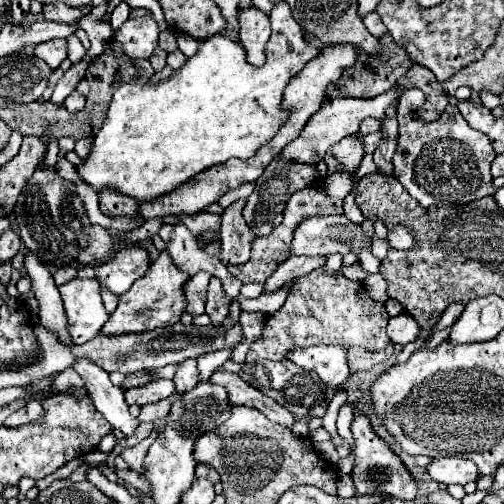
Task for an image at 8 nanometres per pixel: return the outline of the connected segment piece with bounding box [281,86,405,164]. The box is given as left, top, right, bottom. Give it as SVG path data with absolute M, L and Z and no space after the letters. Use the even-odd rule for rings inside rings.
M391 88L389 92L385 94L379 94L375 98L335 98L331 102L325 102L319 112L315 112L309 122L305 124L303 132L291 142L287 144L287 148L283 148L283 156L285 158L291 158L291 160L299 160L299 162L305 162L305 164L317 164L323 160L325 152L335 144L339 142L341 138L349 136L349 134L357 134L359 132L359 124L365 120L365 118L375 118L379 122L383 122L387 118L387 108L397 108L397 102L399 102L399 96L405 92L405 88Z

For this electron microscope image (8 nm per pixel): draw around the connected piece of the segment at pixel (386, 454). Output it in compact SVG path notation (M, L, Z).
M357 416L351 424L351 432L353 432L353 438L355 438L353 482L357 486L357 492L359 492L359 482L361 482L363 492L375 492L375 494L381 494L381 496L395 496L399 500L413 500L415 494L417 494L415 480L409 476L409 472L405 470L401 460L391 452L391 448L385 446L383 440L379 440L375 436L367 416Z

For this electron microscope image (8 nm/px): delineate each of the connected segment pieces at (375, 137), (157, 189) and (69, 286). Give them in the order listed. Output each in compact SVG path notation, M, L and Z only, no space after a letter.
M379 130L375 134L367 134L367 136L361 136L361 134L357 134L357 136L363 140L365 154L373 154L373 150L379 146L379 142L383 142L383 130Z
M285 2L273 6L269 21L272 33L265 46L267 62L261 68L247 64L241 44L215 34L203 40L197 54L169 80L155 86L123 84L117 88L89 156L75 166L79 178L95 192L117 190L149 202L215 164L229 158L251 158L259 144L275 136L287 116L279 104L289 78L319 54L319 48L305 44L303 30Z
M73 278L71 282L59 286L59 292L69 322L67 332L71 336L71 342L81 344L93 340L109 318L101 302L99 282L95 278L93 280Z

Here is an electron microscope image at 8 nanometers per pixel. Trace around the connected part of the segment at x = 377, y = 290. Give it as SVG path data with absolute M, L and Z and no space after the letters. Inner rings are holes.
M368 274L367 278L363 280L363 286L373 300L377 302L387 302L387 284L382 275Z

